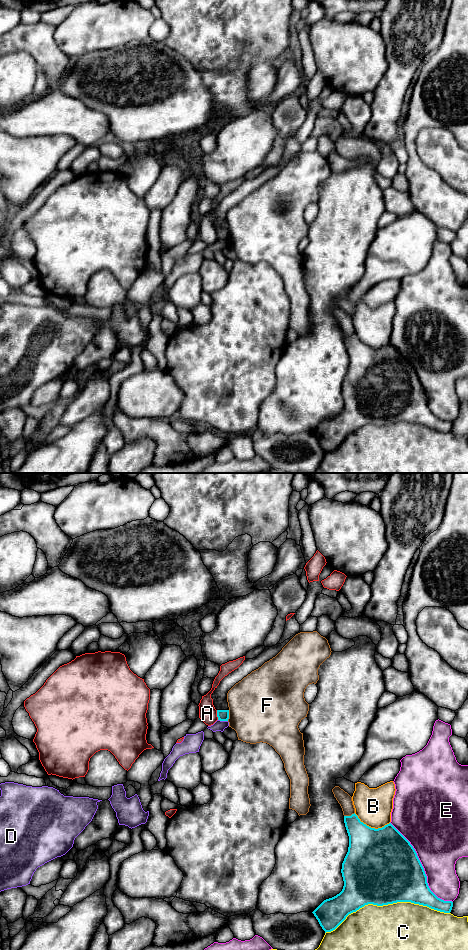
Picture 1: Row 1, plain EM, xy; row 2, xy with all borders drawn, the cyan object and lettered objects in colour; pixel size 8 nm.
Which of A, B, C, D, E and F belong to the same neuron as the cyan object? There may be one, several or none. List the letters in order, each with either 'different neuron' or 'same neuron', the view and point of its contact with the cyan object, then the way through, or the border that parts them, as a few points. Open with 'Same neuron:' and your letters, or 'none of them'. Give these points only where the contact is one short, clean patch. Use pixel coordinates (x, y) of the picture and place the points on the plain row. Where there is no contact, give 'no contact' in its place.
Same neuron: none of them
A: different neuron | xy (217, 235)
B: different neuron | xy (370, 347)
C: different neuron | xy (387, 424)
D: different neuron | xy (223, 240) | along xy (218, 239), (227, 241)
E: different neuron | xy (422, 387)
F: different neuron | xy (228, 235)

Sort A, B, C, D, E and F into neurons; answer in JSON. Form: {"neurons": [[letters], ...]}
{"neurons": [["A"], ["B"], ["C"], ["D"], ["E"], ["F"]]}

